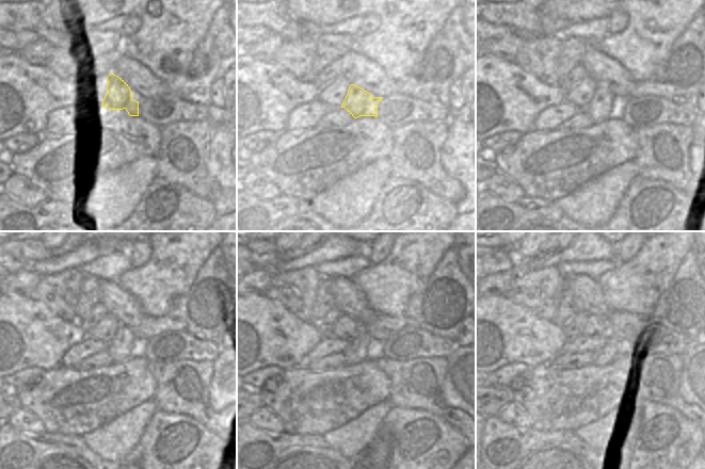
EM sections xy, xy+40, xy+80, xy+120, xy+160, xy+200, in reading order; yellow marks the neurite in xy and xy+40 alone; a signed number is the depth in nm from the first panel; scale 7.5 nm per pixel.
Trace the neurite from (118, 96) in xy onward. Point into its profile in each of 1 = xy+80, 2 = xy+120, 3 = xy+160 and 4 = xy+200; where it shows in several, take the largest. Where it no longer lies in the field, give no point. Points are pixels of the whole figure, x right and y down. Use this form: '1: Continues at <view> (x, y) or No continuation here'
1: Continues at xy+80 (604, 104)
2: Continues at xy+120 (124, 344)
3: Continues at xy+160 (362, 346)
4: Continues at xy+200 (611, 349)

